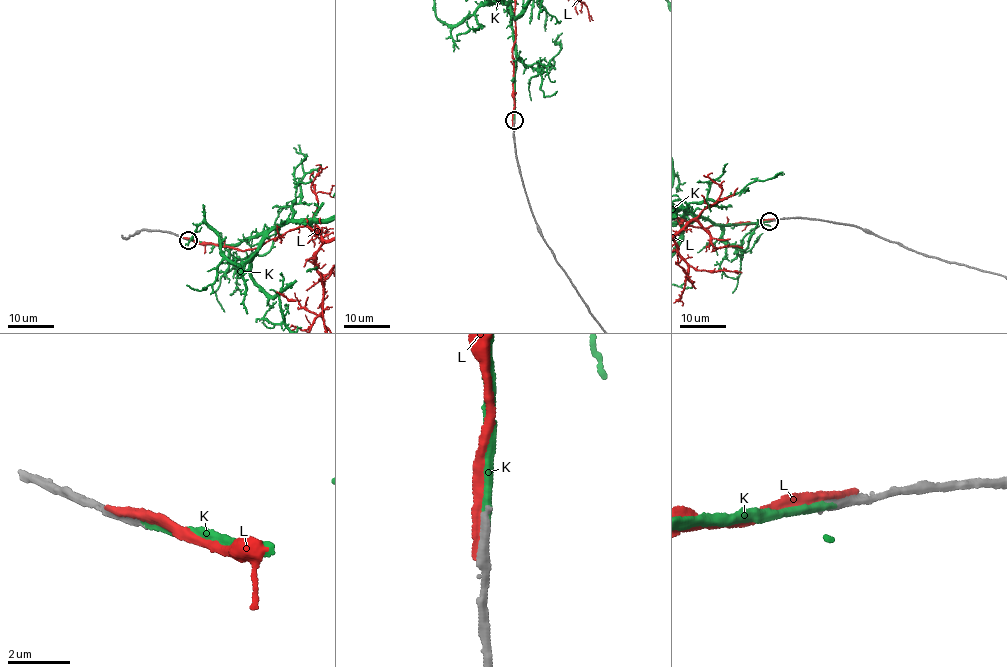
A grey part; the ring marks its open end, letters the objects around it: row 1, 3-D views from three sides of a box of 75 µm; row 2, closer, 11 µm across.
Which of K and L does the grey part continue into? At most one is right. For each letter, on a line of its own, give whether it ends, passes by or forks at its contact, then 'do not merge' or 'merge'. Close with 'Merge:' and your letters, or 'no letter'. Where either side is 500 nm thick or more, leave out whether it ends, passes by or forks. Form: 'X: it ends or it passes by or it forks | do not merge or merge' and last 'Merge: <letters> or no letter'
K: it ends | merge
L: it ends | do not merge
Merge: K

